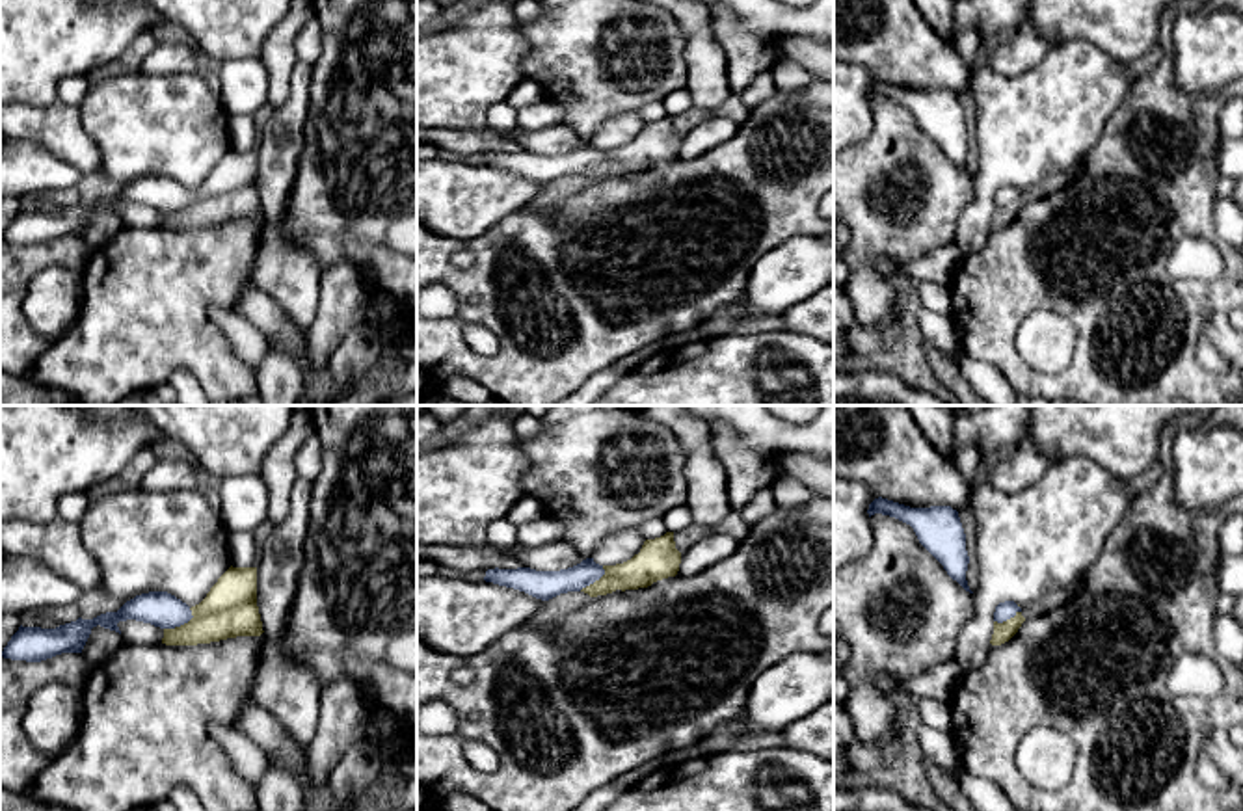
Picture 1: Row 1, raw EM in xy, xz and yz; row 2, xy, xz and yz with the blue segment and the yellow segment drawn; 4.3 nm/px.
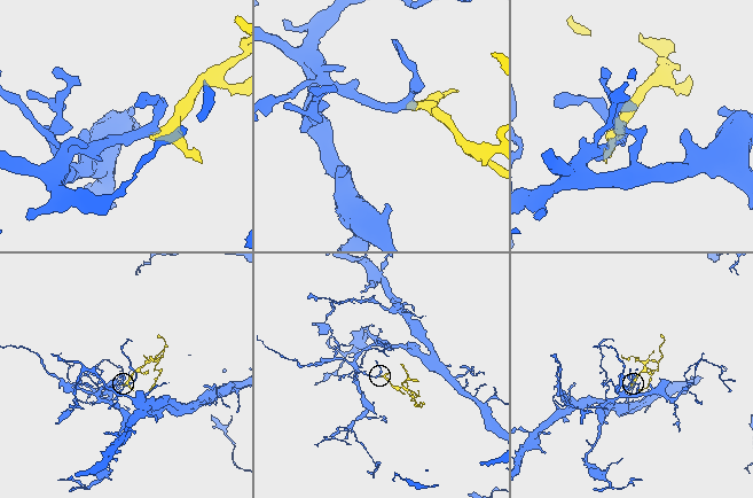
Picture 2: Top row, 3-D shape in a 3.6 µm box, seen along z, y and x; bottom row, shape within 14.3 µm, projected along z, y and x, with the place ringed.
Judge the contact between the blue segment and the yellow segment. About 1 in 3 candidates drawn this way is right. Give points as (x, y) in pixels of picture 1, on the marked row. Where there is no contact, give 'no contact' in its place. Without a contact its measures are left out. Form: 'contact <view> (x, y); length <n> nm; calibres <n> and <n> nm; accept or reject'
contact xy (181, 624); length 150 nm; calibres 160 and 240 nm; accept

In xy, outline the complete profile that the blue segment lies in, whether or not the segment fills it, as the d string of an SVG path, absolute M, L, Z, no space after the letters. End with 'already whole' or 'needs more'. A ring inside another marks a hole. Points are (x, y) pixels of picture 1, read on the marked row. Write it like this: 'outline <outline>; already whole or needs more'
outline M229 567L207 597L188 606L167 592L149 592L127 601L117 612L56 629L19 627L2 651L4 658L41 662L61 653L82 653L91 629L100 625L121 634L117 623L136 619L164 631L166 645L197 645L236 636L261 636L257 567Z; needs more

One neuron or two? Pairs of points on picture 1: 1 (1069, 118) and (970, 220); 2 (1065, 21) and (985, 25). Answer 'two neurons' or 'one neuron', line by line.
1: one neuron
2: two neurons

